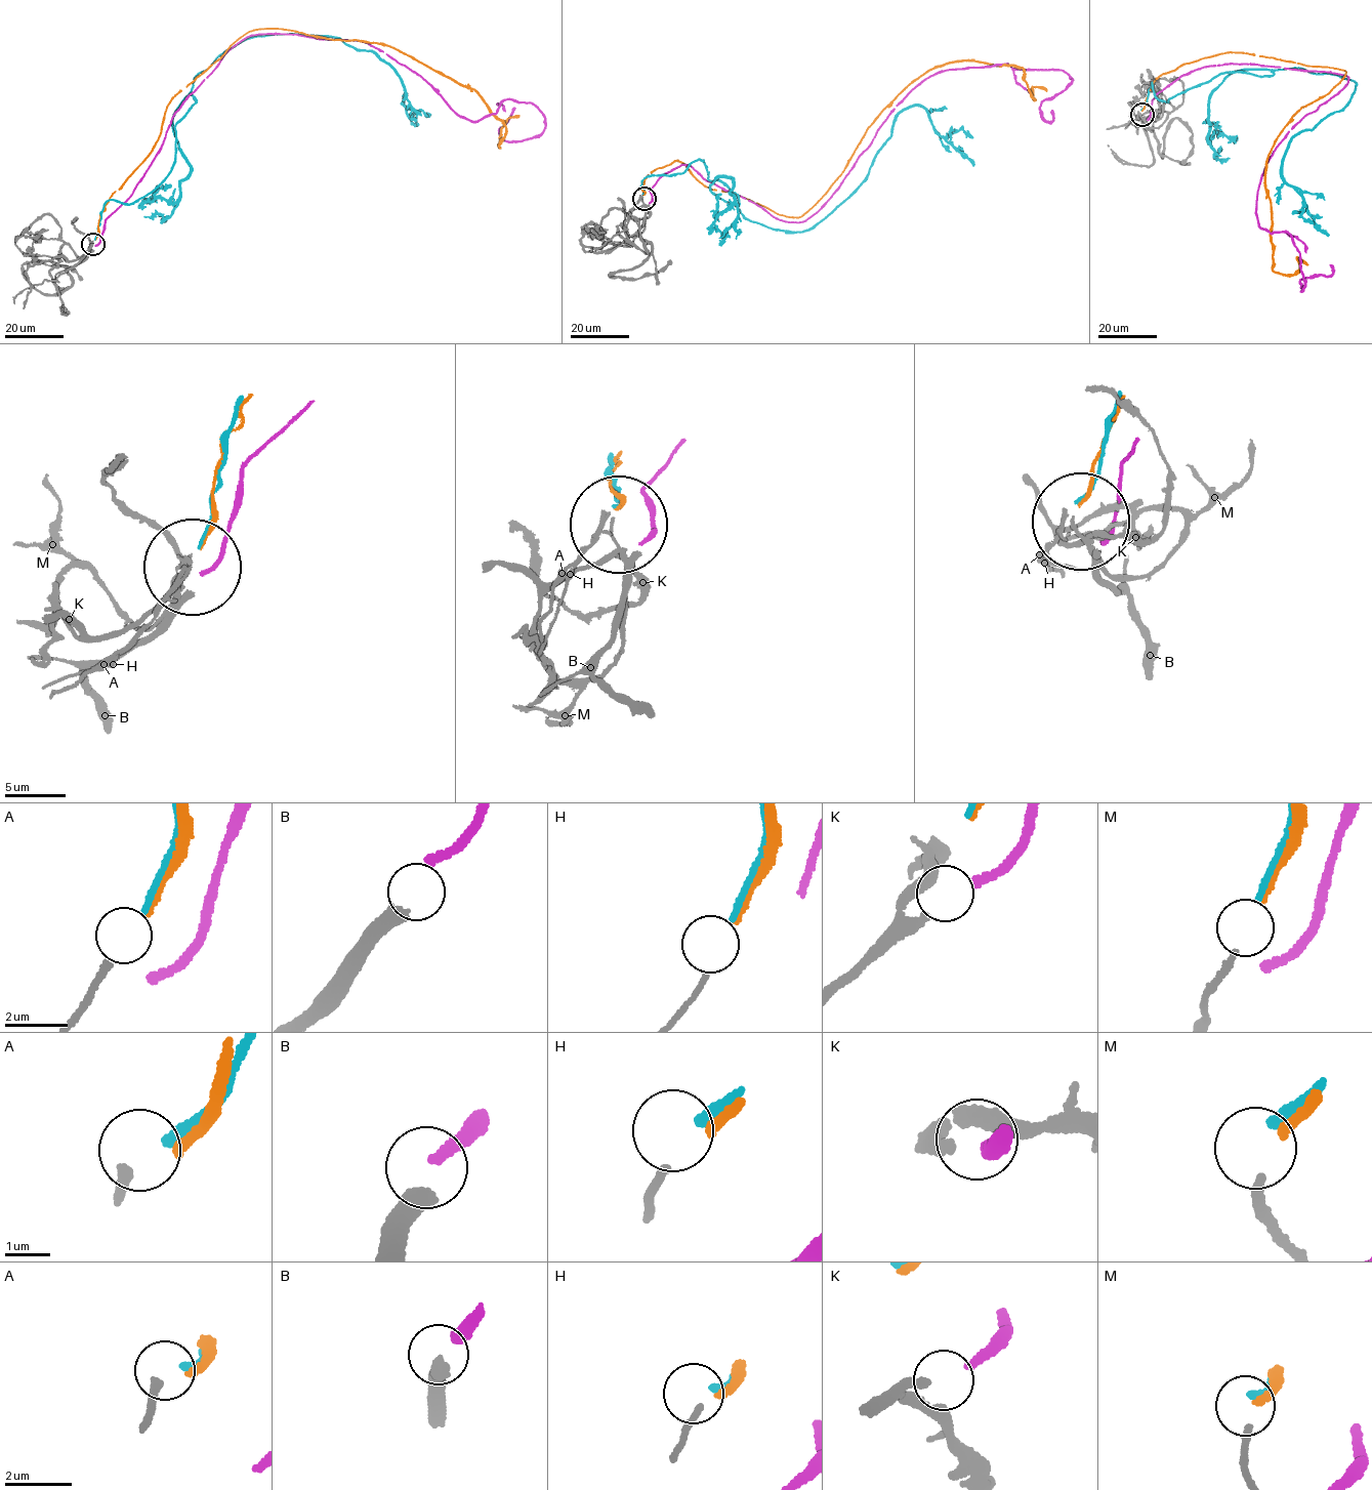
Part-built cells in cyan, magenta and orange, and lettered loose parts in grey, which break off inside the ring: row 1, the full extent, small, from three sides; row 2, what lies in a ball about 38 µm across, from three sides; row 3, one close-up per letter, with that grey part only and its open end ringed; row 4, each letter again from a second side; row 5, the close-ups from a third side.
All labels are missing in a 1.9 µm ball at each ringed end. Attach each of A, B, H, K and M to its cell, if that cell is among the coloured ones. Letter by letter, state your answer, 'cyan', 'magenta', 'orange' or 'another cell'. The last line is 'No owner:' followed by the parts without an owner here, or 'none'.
A: cyan
B: another cell
H: another cell
K: magenta
M: orange
No owner: B, H

